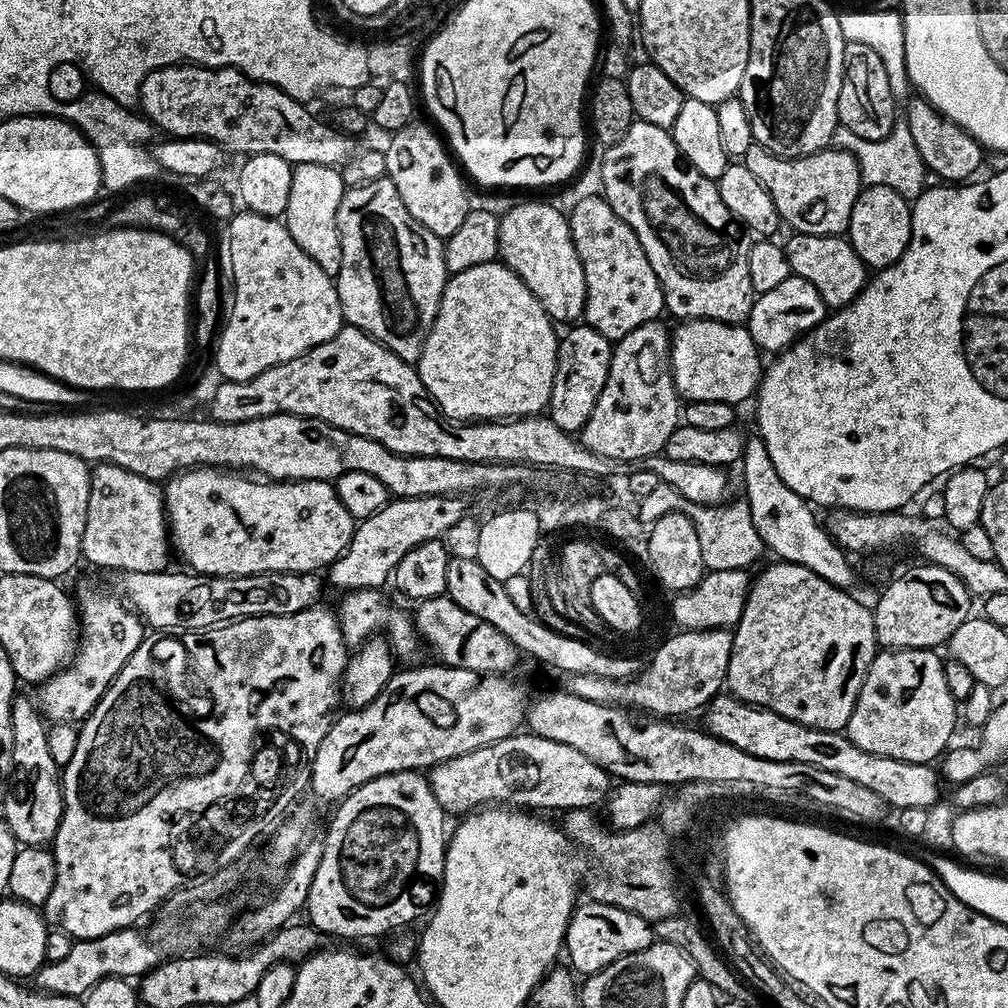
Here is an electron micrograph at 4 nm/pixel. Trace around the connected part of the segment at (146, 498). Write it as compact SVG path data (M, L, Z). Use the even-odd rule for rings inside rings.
M113 464L95 465L89 480L90 498L80 547L83 559L96 568L116 568L117 573L165 571L169 567L170 529L161 485Z

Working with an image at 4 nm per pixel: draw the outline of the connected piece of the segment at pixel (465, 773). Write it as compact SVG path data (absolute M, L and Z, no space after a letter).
M527 735L507 736L458 758L432 765L427 773L428 783L445 813L468 814L492 805L511 806L516 810L592 808L609 795L610 776L602 765L574 750L574 746Z

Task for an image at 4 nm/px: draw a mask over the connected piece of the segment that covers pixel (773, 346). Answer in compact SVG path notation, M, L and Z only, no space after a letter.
M790 275L786 282L774 286L774 290L761 292L753 299L746 327L757 348L765 353L779 354L789 348L795 340L805 336L811 328L818 327L829 312L830 309L824 303L822 294L818 294L814 282L806 282L806 278Z

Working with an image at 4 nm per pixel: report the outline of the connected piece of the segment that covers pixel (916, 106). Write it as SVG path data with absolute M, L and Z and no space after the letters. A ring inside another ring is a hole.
M923 98L909 99L906 123L910 130L910 138L914 138L914 146L918 146L918 154L922 154L922 162L929 173L941 176L944 182L968 182L977 175L980 163L986 155L985 149L971 136L966 129L932 107Z

